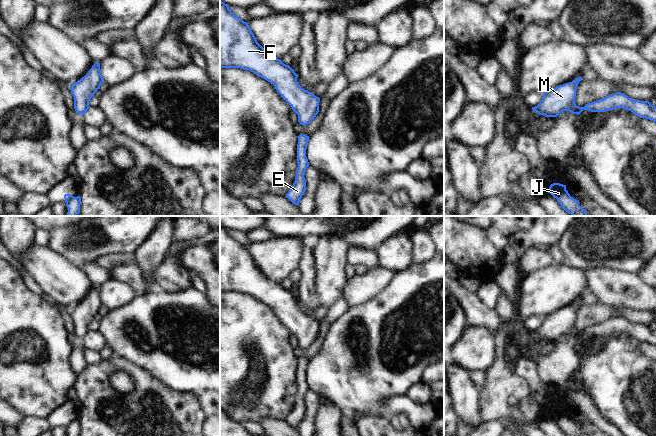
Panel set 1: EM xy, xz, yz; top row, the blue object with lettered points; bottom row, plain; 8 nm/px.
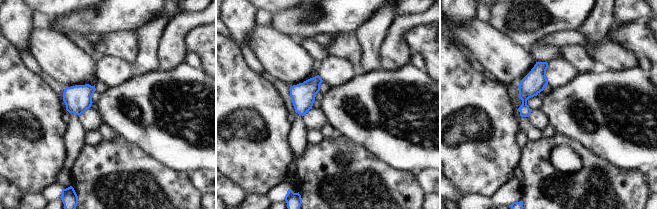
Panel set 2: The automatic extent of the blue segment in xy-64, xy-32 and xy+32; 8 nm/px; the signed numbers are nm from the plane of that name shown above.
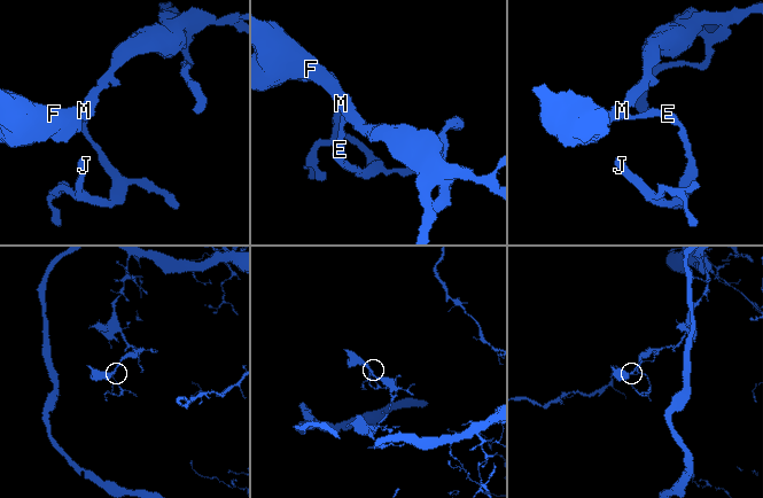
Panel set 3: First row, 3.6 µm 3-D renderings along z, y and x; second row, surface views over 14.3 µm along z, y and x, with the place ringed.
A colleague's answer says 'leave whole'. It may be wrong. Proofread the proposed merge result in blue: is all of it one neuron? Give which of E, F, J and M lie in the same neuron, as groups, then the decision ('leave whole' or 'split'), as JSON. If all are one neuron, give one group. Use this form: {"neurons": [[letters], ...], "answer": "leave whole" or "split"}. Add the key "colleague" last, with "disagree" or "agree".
{"neurons": [["E", "F", "J", "M"]], "answer": "leave whole", "colleague": "agree"}

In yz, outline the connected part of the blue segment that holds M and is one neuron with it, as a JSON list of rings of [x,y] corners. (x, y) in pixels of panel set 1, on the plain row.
[[[579,301],[572,306],[559,309],[543,317],[540,327],[532,331],[533,335],[546,341],[557,341],[563,335],[579,339],[583,334],[591,336],[605,336],[623,332],[631,335],[640,342],[646,342],[656,346],[656,331],[649,325],[639,325],[629,322],[621,316],[610,318],[603,323],[579,331],[575,328],[576,313],[582,304]]]

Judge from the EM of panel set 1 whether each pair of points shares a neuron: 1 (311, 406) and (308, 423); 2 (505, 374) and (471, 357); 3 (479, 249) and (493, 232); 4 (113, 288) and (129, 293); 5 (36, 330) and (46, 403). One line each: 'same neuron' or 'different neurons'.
1: same neuron
2: different neurons
3: different neurons
4: same neuron
5: same neuron

